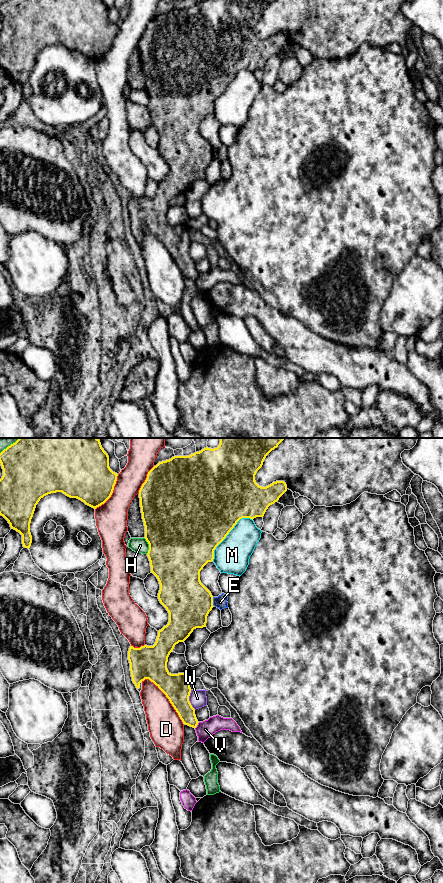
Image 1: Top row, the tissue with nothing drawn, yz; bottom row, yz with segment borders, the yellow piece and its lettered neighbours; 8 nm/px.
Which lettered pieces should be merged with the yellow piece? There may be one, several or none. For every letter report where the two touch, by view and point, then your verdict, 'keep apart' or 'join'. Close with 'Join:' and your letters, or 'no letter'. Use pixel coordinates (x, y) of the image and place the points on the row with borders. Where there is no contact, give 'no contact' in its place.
D: contact yz (167, 697); keep apart
E: contact yz (212, 602); keep apart
H: contact yz (149, 545); keep apart
M: contact yz (228, 533); keep apart
V: contact yz (197, 724); keep apart
W: contact yz (188, 700); keep apart
Join: no letter

